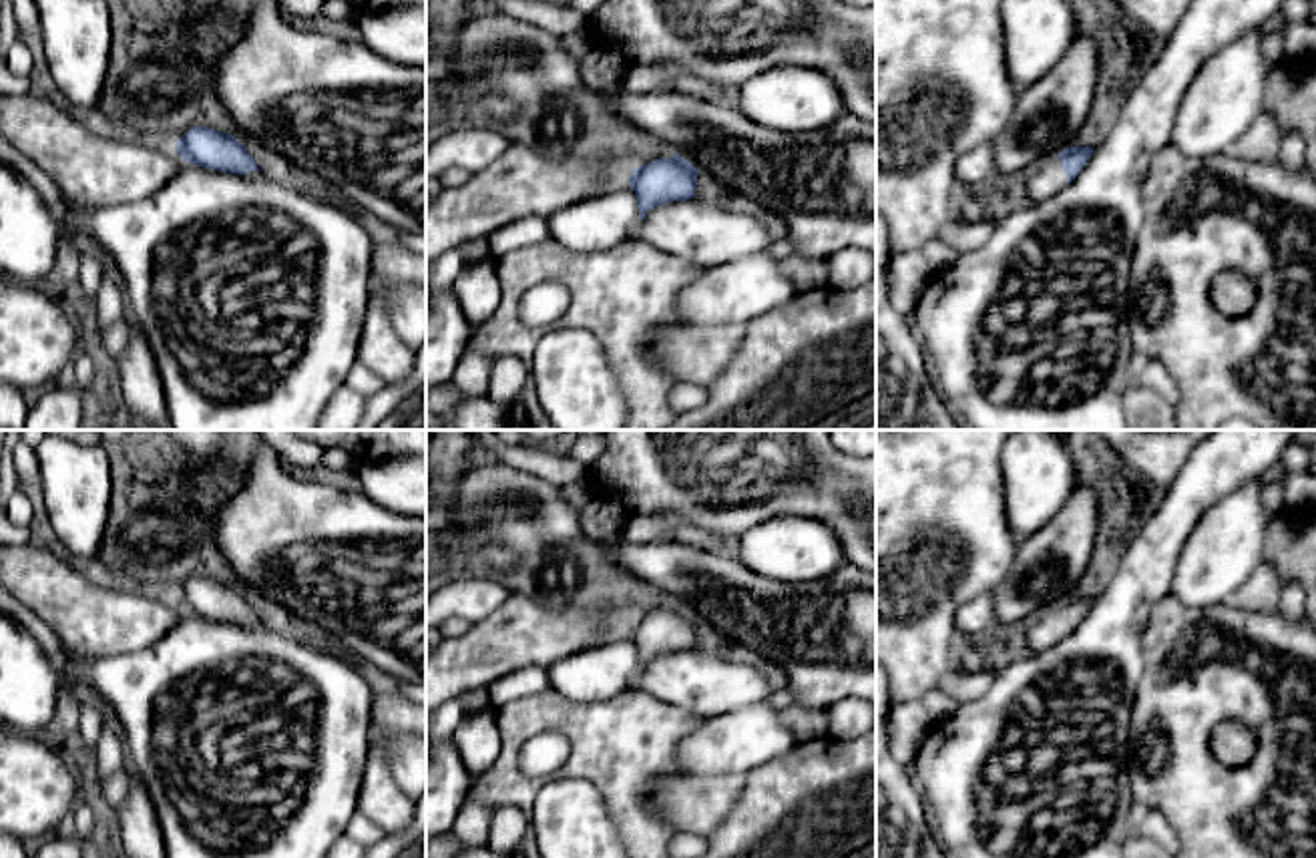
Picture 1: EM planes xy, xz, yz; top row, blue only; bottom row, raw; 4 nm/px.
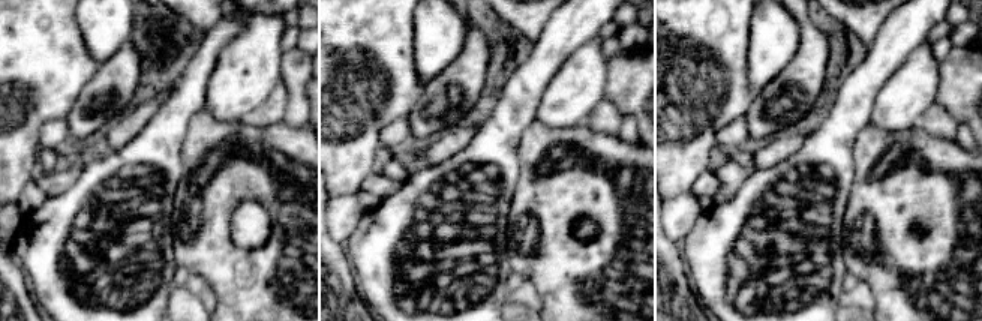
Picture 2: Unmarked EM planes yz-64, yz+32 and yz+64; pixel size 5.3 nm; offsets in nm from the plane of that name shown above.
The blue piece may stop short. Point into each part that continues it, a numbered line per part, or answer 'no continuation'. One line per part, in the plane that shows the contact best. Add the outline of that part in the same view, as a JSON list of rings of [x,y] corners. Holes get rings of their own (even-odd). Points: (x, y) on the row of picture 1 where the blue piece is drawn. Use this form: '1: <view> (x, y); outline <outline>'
1: yz (1043, 181); outline [[[1059,157],[1045,159],[1039,167],[1017,179],[1017,205],[1037,205],[1067,187]]]

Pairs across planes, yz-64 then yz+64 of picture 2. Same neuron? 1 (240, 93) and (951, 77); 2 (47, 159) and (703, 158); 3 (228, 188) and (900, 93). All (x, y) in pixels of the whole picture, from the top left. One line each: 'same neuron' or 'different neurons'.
1: different neurons
2: different neurons
3: different neurons

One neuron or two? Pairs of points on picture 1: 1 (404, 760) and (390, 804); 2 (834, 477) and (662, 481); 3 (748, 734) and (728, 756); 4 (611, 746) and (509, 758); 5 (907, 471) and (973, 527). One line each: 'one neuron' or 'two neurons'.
1: two neurons
2: one neuron
3: one neuron
4: one neuron
5: one neuron

